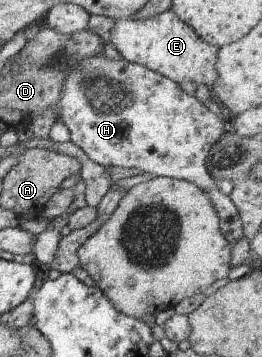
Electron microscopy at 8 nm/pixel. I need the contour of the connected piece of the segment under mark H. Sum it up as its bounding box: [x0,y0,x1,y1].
[58,55,243,247]

